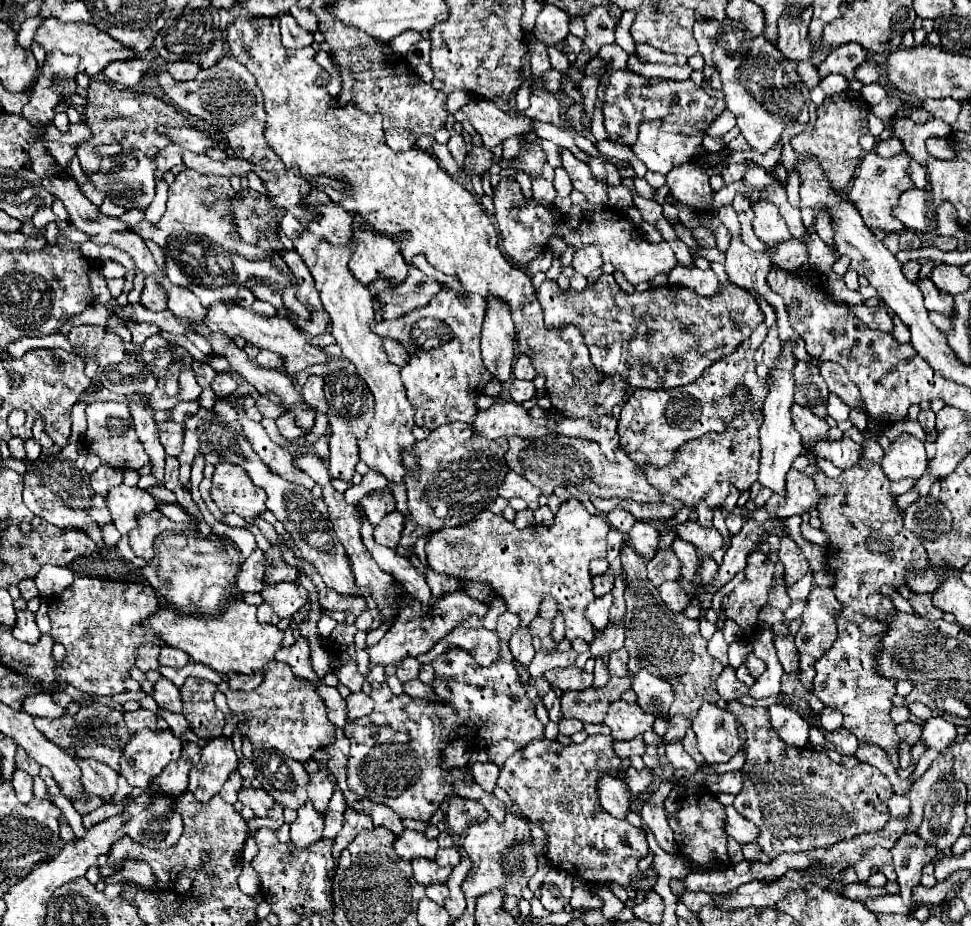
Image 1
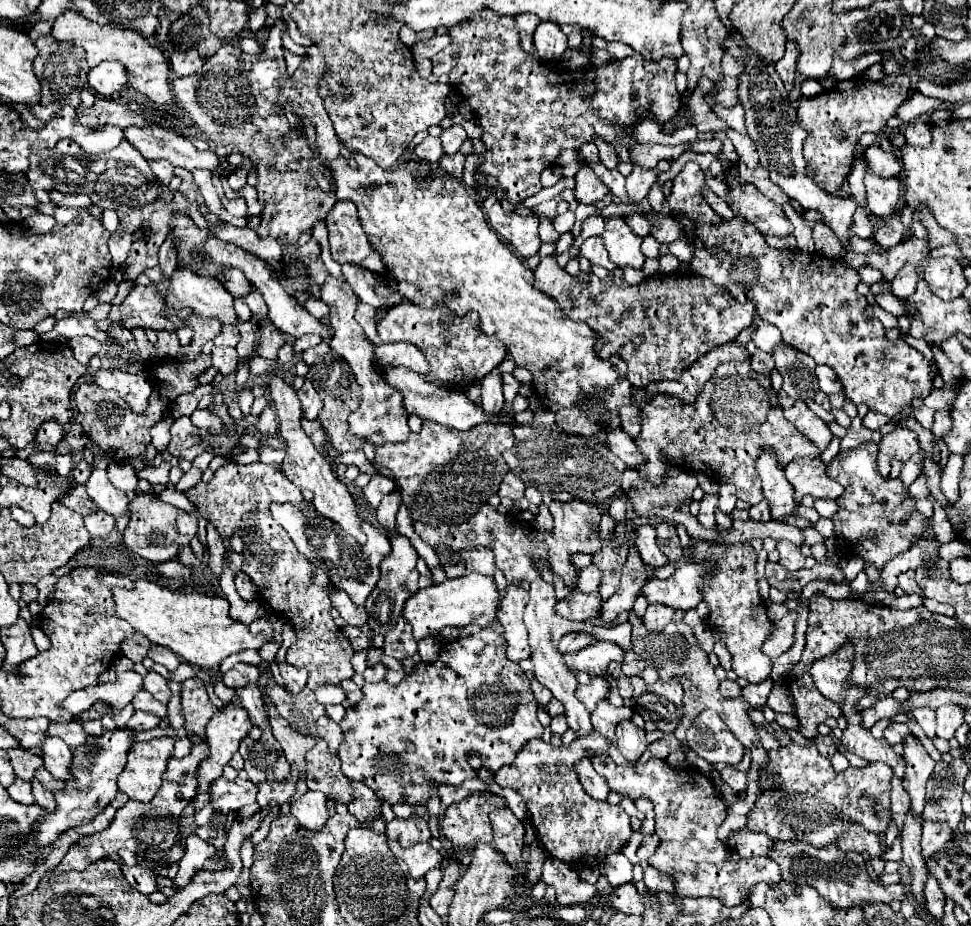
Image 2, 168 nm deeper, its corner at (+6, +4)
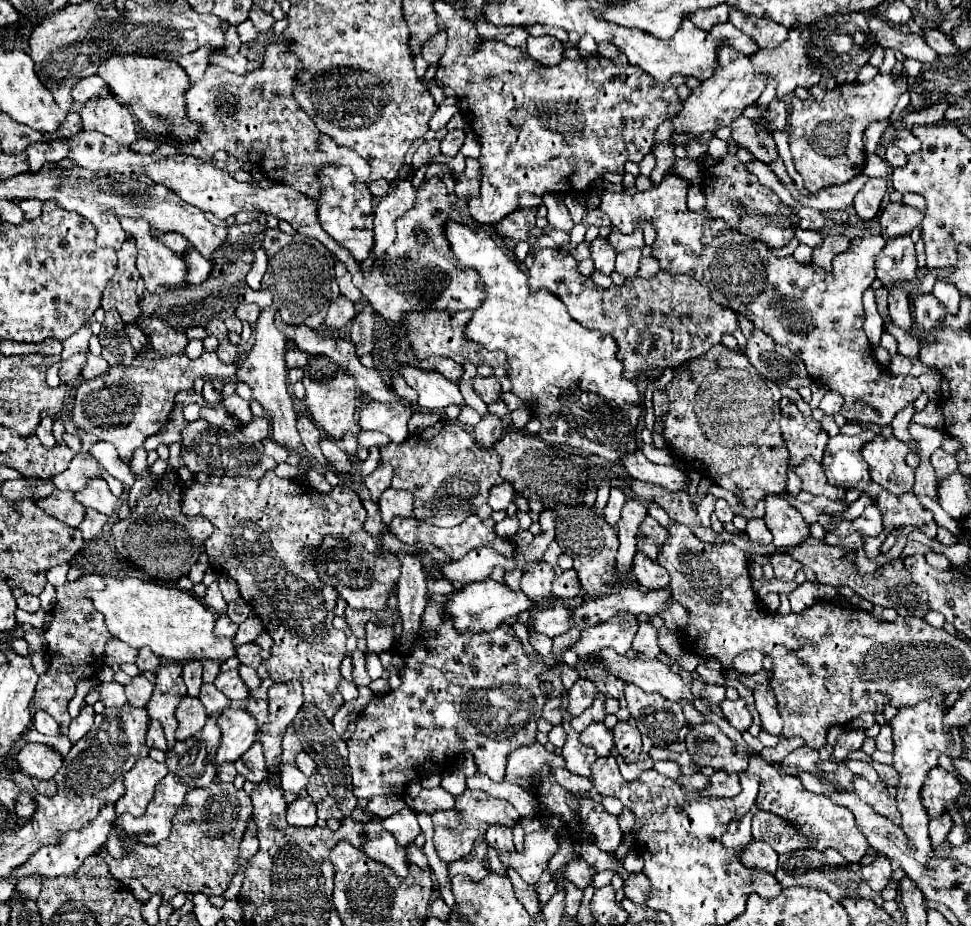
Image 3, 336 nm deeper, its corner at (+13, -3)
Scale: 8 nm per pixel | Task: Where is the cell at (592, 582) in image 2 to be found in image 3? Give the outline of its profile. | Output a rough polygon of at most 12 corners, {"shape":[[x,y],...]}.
{"shape":[[574,570],[562,572],[552,582],[556,598],[572,600],[582,586]]}

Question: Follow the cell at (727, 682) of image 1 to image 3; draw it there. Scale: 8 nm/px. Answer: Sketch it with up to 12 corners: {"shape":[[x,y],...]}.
{"shape":[[724,700],[728,722],[738,732],[750,728],[752,714],[742,700]]}

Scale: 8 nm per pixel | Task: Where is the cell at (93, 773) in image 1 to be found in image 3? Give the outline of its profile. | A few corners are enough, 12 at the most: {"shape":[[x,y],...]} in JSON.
{"shape":[[26,744],[16,766],[28,776],[50,780],[62,758],[50,746]]}

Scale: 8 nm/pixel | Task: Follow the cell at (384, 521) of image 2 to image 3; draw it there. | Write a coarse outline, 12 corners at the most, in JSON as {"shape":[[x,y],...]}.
{"shape":[[388,488],[378,498],[382,522],[410,516],[414,496]]}

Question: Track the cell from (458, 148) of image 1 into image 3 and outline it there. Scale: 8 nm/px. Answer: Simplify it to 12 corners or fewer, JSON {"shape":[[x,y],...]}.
{"shape":[[464,130],[442,138],[442,154],[456,156],[464,144]]}

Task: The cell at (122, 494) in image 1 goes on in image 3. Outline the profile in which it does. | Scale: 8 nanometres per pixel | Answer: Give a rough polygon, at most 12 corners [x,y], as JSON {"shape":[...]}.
{"shape":[[90,478],[74,496],[84,508],[112,516],[118,498],[106,480]]}

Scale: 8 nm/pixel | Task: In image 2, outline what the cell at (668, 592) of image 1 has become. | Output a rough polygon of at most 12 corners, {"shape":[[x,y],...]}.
{"shape":[[651,603],[643,615],[649,631],[657,633],[675,615],[675,609]]}

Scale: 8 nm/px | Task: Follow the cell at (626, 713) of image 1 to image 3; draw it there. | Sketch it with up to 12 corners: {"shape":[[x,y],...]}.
{"shape":[[602,722],[590,724],[580,742],[596,756],[610,756],[612,734]]}

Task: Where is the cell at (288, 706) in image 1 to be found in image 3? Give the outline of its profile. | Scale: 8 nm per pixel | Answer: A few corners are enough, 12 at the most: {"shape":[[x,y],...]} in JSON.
{"shape":[[202,684],[200,700],[206,714],[228,708],[228,698],[214,686]]}

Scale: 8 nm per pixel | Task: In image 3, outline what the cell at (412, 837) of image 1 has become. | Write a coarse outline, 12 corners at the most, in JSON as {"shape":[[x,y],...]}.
{"shape":[[412,808],[386,818],[386,830],[406,846],[422,830]]}

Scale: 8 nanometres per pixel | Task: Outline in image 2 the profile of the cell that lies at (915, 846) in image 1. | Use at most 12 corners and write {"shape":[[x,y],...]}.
{"shape":[[923,823],[921,855],[933,857],[953,837],[945,825]]}

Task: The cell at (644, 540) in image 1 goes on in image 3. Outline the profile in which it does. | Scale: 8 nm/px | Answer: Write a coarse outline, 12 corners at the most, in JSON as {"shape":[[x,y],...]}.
{"shape":[[642,552],[634,556],[638,584],[648,590],[668,586],[668,572]]}

